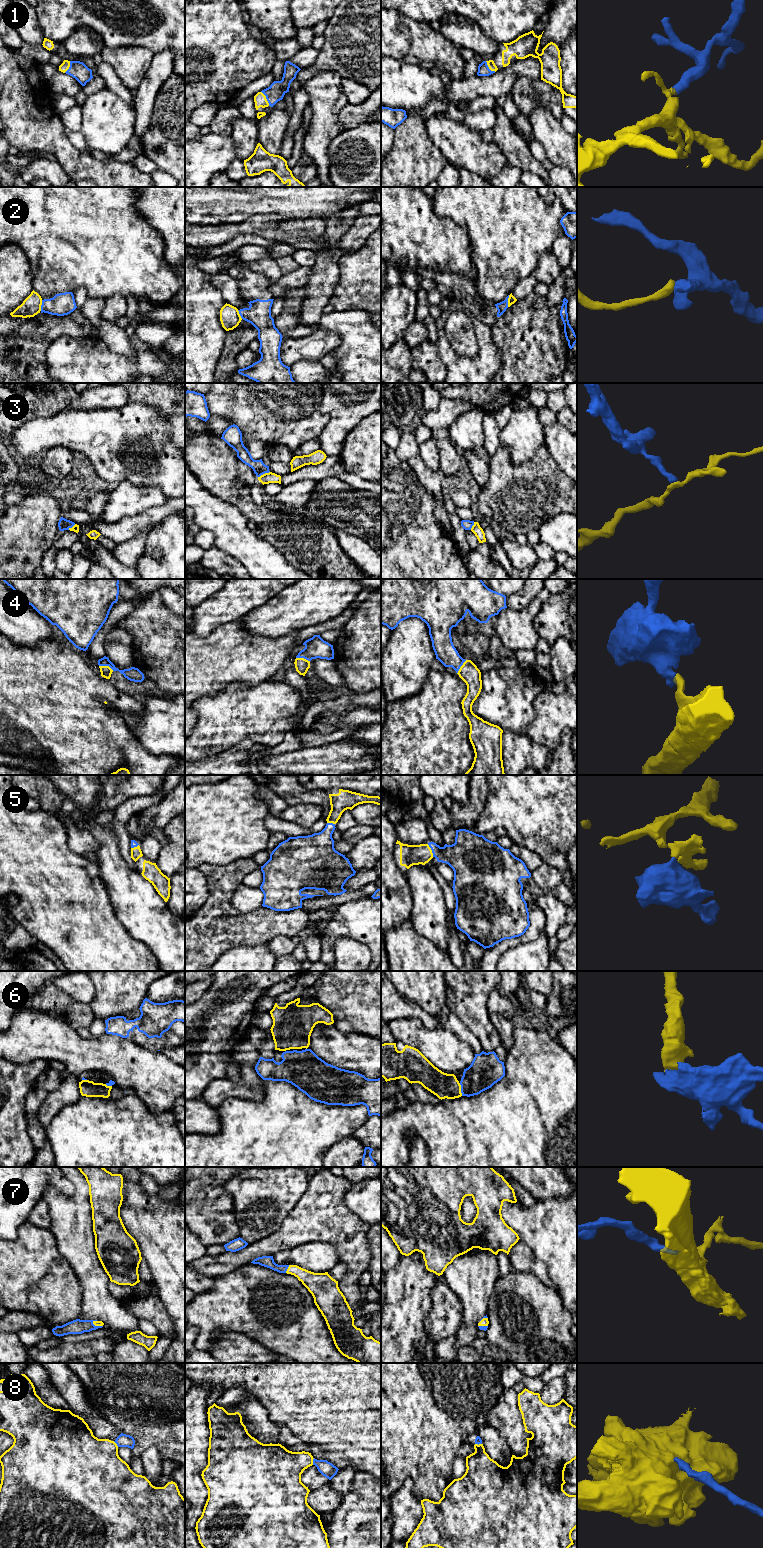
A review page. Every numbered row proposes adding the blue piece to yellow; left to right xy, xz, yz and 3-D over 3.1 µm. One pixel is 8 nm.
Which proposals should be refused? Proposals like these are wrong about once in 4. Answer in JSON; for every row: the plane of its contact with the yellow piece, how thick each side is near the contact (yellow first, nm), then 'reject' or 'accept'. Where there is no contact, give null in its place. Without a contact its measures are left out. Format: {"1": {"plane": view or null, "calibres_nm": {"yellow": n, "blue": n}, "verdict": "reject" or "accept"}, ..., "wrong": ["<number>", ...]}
{"1": {"plane": "xz", "calibres_nm": {"yellow": 100, "blue": 140}, "verdict": "accept"}, "2": {"plane": "yz", "calibres_nm": {"yellow": 60, "blue": 80}, "verdict": "reject"}, "3": {"plane": "xz", "calibres_nm": {"yellow": 90, "blue": 110}, "verdict": "reject"}, "4": {"plane": "xy", "calibres_nm": {"yellow": 90, "blue": 110}, "verdict": "accept"}, "5": {"plane": "yz", "calibres_nm": {"yellow": 170, "blue": 240}, "verdict": "accept"}, "6": {"plane": "yz", "calibres_nm": {"yellow": 200, "blue": 260}, "verdict": "accept"}, "7": {"plane": "xz", "calibres_nm": {"yellow": 160, "blue": 100}, "verdict": "accept"}, "8": {"plane": "xz", "calibres_nm": {"yellow": 320, "blue": 120}, "verdict": "reject"}, "wrong": ["2", "3", "8"]}

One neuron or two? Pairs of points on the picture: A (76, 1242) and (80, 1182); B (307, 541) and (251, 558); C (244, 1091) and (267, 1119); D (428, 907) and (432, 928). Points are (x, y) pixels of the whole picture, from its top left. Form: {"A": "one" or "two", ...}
{"A": "one", "B": "two", "C": "two", "D": "one"}

